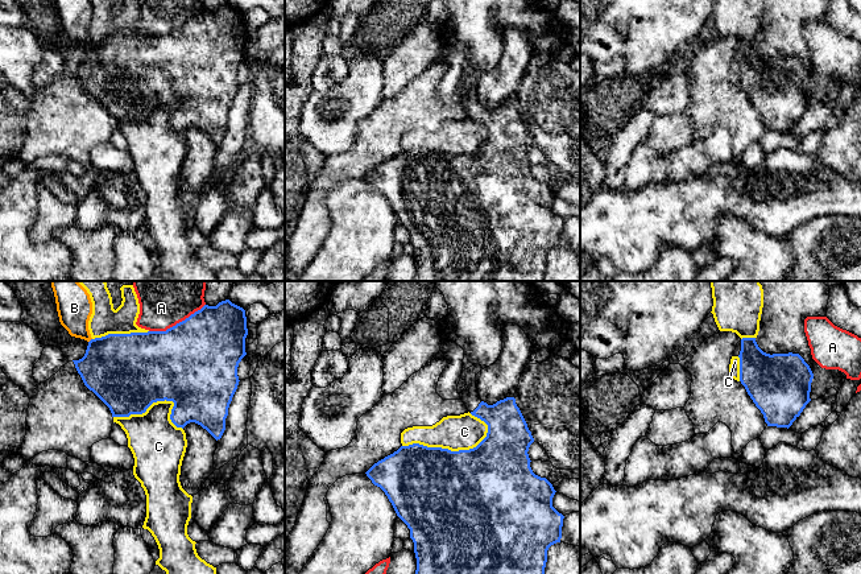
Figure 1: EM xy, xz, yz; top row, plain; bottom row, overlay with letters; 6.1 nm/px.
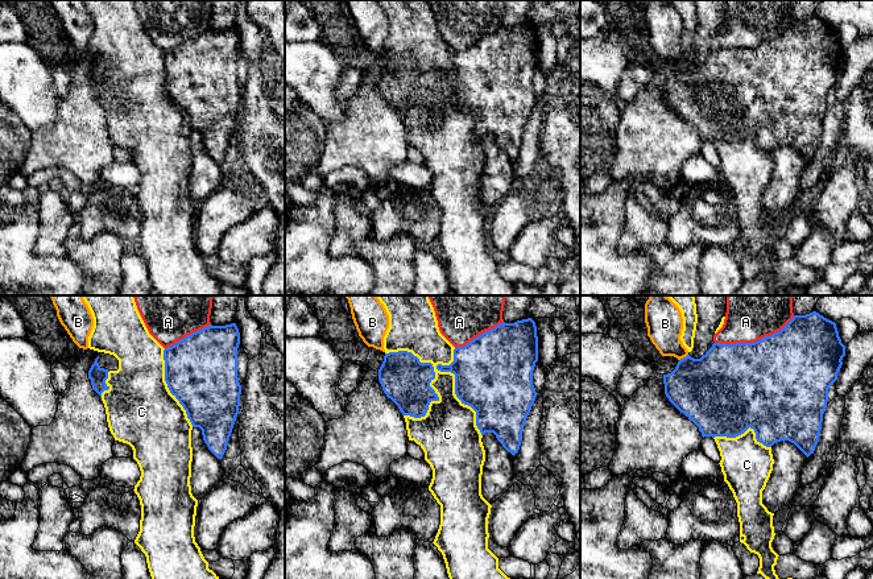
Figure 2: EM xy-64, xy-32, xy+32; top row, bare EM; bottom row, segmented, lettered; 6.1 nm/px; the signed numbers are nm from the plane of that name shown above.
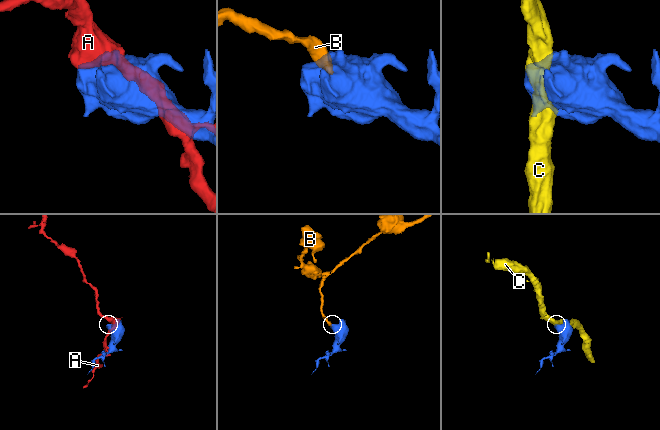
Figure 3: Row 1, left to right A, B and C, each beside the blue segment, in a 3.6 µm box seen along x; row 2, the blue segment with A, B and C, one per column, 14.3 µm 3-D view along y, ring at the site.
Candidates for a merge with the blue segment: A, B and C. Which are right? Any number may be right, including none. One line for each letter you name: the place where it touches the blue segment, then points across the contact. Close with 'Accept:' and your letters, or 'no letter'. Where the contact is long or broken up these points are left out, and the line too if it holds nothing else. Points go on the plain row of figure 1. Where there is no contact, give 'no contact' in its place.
B: xy (90, 45) | across xy (120, 73), (90, 45), (78, 32), (74, 16)
Accept: B

